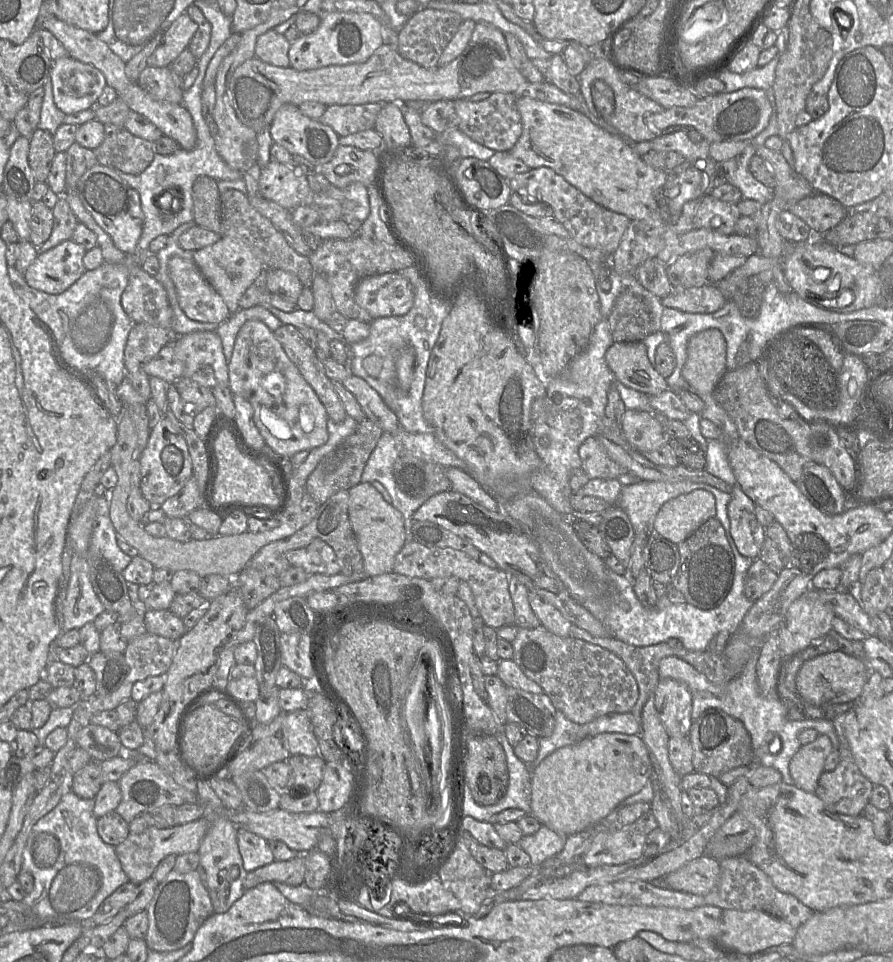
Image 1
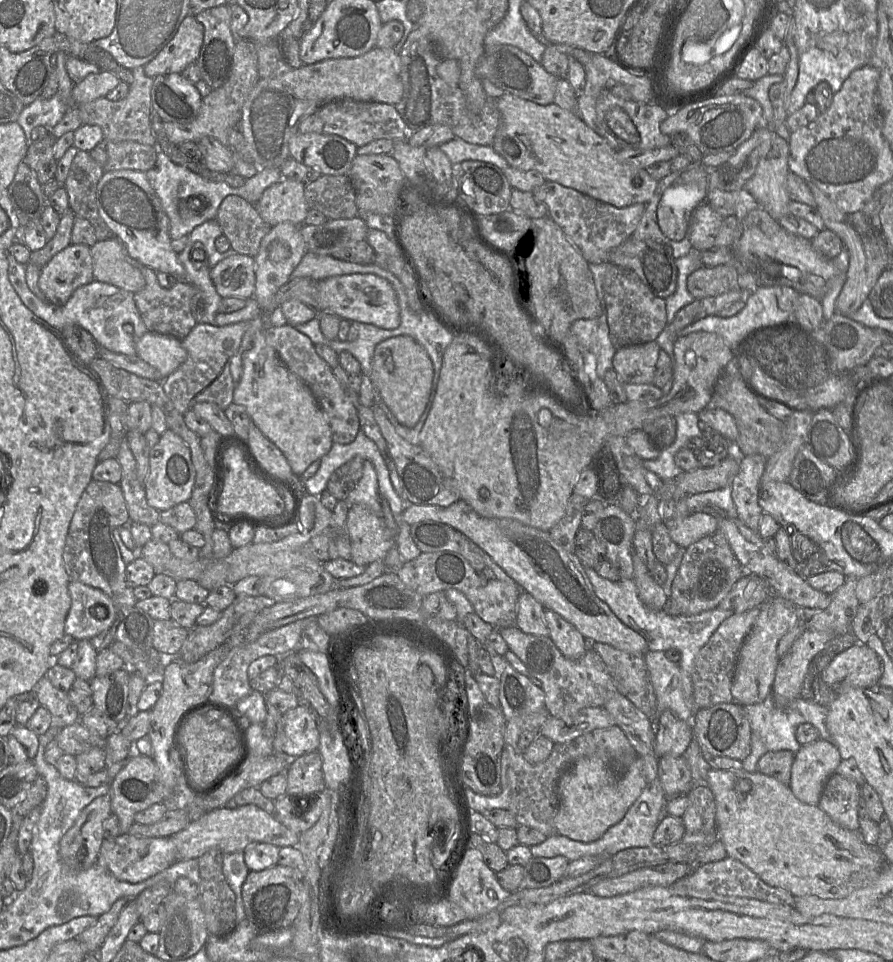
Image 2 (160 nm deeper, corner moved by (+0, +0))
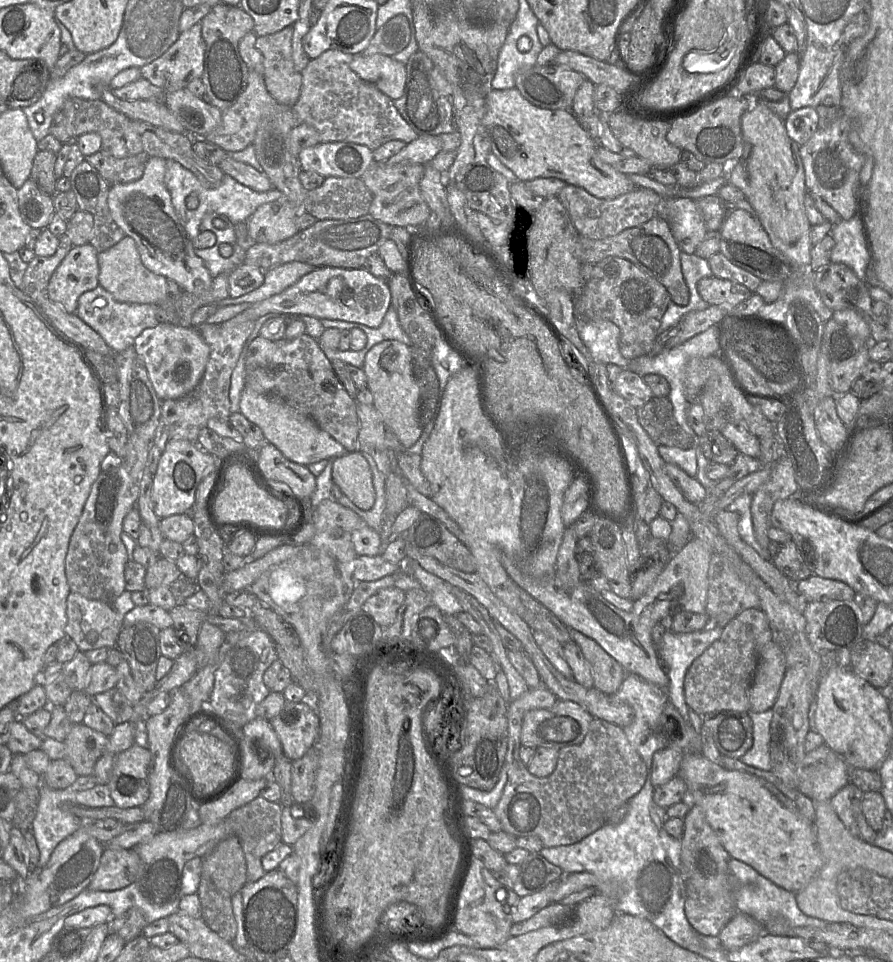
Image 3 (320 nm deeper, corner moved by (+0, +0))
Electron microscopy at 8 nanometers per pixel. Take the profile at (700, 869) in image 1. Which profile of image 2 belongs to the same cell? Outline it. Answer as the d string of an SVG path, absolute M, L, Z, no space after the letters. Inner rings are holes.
M675 863L643 868L602 880L594 884L588 892L599 897L613 897L646 887L671 887L689 875L695 867L687 863Z

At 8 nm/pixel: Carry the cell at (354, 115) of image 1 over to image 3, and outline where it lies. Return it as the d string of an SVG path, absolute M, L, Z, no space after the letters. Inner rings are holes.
M327 50L310 59L301 72L300 97L293 106L299 122L312 126L318 132L320 143L350 142L373 151L392 140L408 144L418 138L398 113L393 100L351 70L353 58L339 50Z

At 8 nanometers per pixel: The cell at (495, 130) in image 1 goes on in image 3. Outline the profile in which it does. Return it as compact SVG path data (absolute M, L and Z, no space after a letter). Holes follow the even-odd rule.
M421 51L413 53L405 63L406 81L403 95L393 101L395 108L417 135L439 136L455 131L451 96L441 95L431 77L434 68L430 58Z

